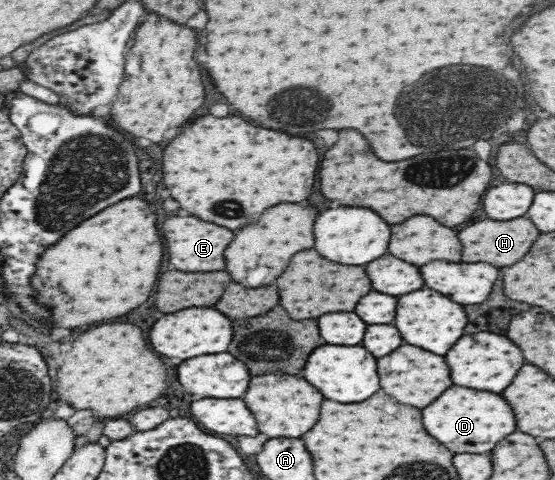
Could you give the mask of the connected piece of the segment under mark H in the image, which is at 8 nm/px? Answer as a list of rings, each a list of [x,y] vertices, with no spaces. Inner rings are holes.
[[[516,218],[516,220],[482,220],[476,222],[472,226],[466,226],[462,232],[458,232],[458,238],[462,240],[462,260],[478,260],[478,262],[488,262],[494,266],[512,266],[518,260],[522,260],[522,256],[526,256],[526,252],[532,248],[534,240],[538,238],[538,228],[534,228],[534,224],[528,218]]]

